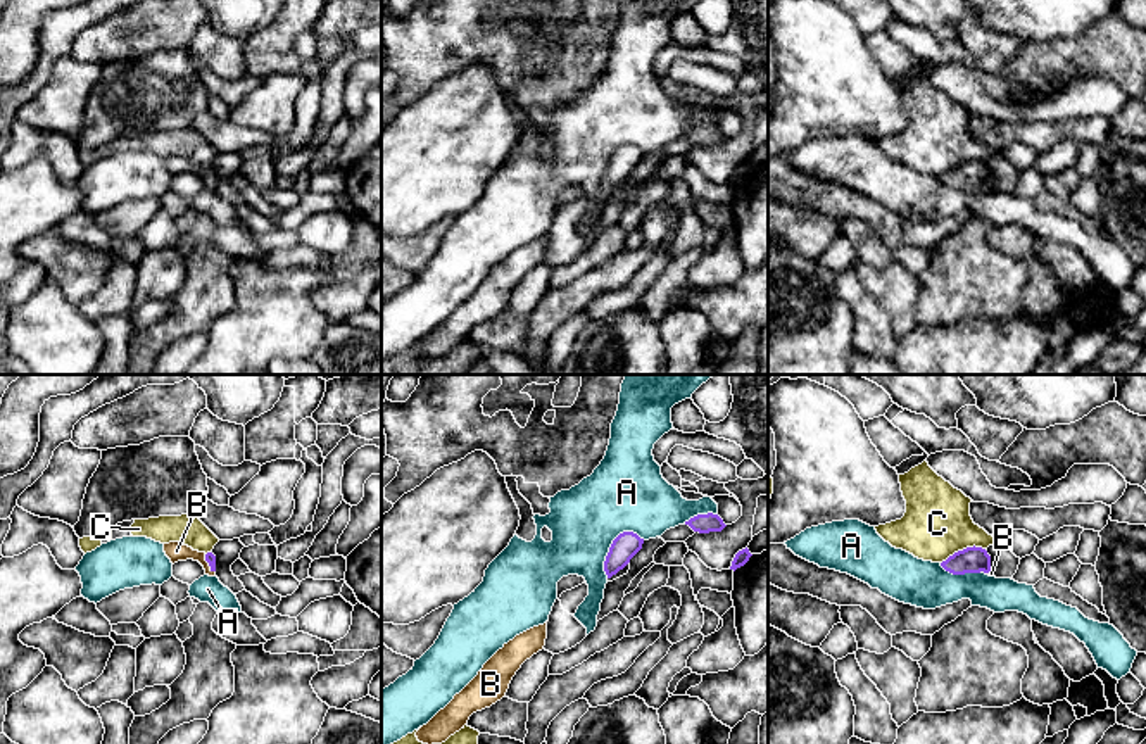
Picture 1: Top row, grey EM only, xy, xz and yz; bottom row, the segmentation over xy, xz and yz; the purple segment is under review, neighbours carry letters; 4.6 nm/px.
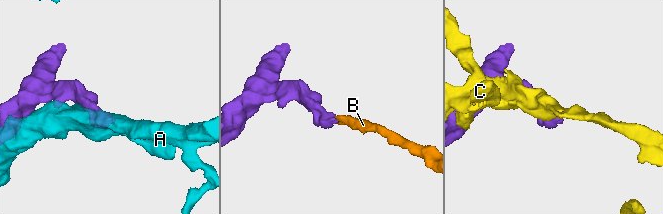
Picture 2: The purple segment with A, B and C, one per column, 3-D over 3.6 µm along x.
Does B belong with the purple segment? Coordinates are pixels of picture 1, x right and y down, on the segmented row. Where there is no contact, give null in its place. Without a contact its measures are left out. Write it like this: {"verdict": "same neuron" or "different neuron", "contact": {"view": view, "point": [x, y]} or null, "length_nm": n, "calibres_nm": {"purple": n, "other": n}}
{"verdict": "same neuron", "contact": {"view": "xy", "point": [207, 561]}, "length_nm": 100, "calibres_nm": {"purple": 50, "other": 90}}

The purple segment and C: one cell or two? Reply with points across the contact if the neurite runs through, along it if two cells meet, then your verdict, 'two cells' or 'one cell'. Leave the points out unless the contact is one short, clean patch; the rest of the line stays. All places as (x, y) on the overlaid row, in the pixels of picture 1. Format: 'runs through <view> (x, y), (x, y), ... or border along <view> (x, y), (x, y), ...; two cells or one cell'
two cells

